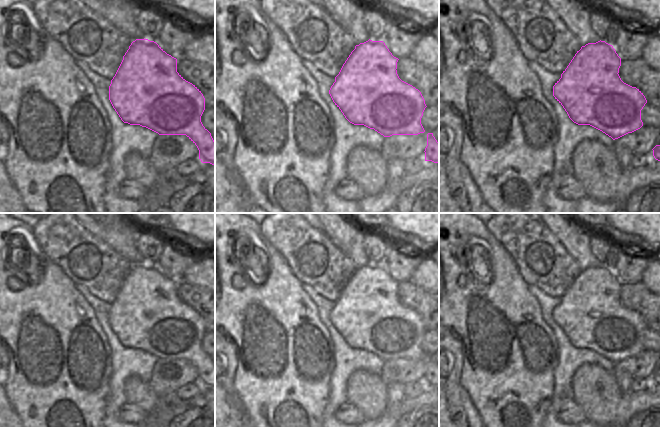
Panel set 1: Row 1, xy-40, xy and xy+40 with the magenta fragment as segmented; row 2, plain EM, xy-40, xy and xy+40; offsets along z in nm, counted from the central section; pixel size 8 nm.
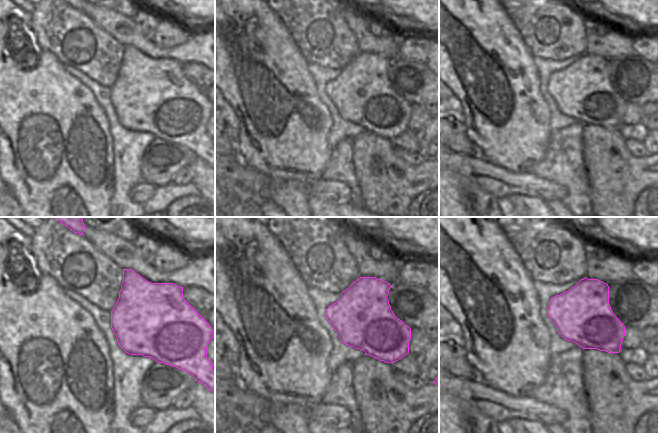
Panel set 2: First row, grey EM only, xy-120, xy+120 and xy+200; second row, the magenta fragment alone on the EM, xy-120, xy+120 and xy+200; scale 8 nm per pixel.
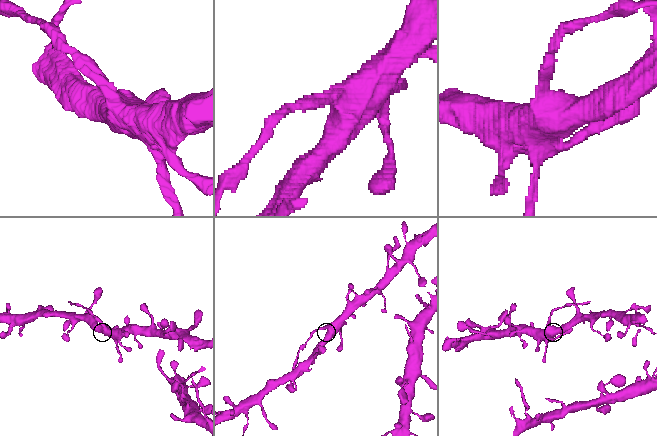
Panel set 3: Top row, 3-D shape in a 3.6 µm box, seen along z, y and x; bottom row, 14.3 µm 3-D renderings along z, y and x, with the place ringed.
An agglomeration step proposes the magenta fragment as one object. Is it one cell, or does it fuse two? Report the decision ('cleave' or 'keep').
cleave

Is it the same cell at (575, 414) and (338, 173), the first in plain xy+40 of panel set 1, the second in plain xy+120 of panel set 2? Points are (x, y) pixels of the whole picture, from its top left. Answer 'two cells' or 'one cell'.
two cells

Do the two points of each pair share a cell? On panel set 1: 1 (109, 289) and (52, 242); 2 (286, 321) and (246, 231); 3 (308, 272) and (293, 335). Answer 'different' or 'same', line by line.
1: same
2: same
3: different

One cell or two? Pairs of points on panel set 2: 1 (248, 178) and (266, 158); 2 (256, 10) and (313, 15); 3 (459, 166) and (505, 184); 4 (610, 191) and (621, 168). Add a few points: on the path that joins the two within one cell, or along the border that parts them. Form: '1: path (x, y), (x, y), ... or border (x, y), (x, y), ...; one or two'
1: border (238, 153), (244, 162), (269, 176), (275, 182); two
2: border (272, 10), (289, 31); two
3: path (470, 168), (487, 174), (494, 179); one
4: path (614, 185), (616, 174); one

